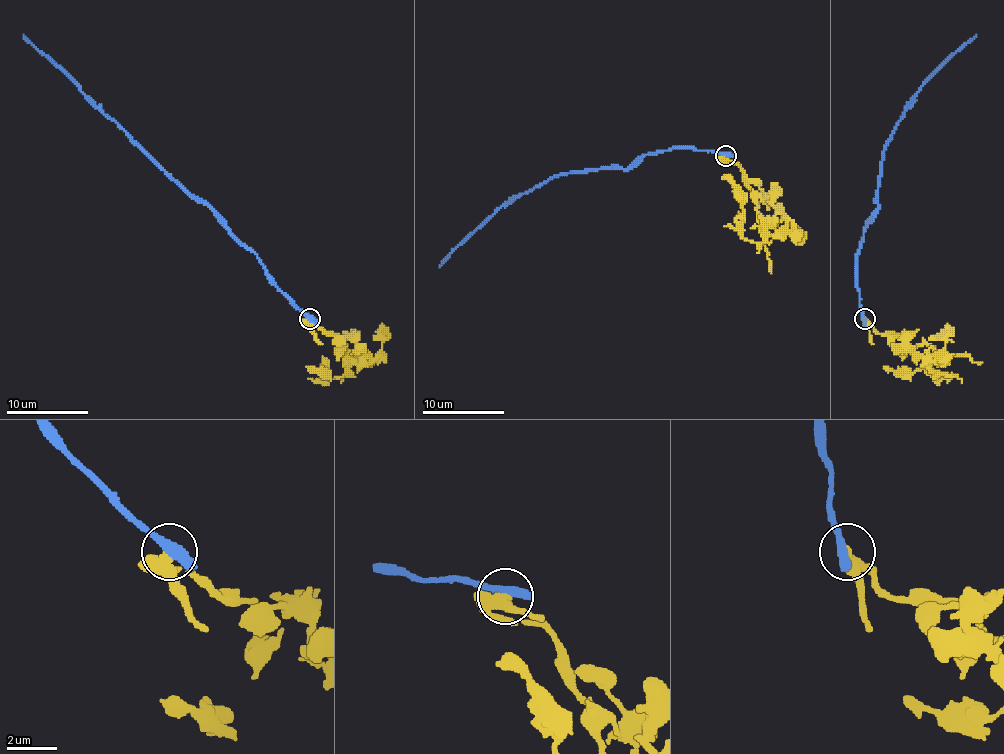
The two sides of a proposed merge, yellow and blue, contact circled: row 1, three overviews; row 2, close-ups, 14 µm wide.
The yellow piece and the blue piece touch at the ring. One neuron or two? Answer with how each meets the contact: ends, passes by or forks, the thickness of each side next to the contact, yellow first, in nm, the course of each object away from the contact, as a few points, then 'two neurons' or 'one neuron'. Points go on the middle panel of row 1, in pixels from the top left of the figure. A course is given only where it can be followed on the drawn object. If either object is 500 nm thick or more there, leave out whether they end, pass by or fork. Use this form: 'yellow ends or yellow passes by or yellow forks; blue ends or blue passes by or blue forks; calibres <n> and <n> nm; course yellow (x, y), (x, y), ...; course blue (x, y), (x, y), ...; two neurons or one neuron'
calibres 400 and 550 nm; course yellow (726, 156), (742, 171), (757, 203), (761, 242), (742, 236), (736, 218), (742, 212), (740, 191), (724, 175); course blue (726, 156), (693, 148), (671, 148), (638, 156), (626, 169), (554, 175), (503, 203), (439, 267); two neurons

